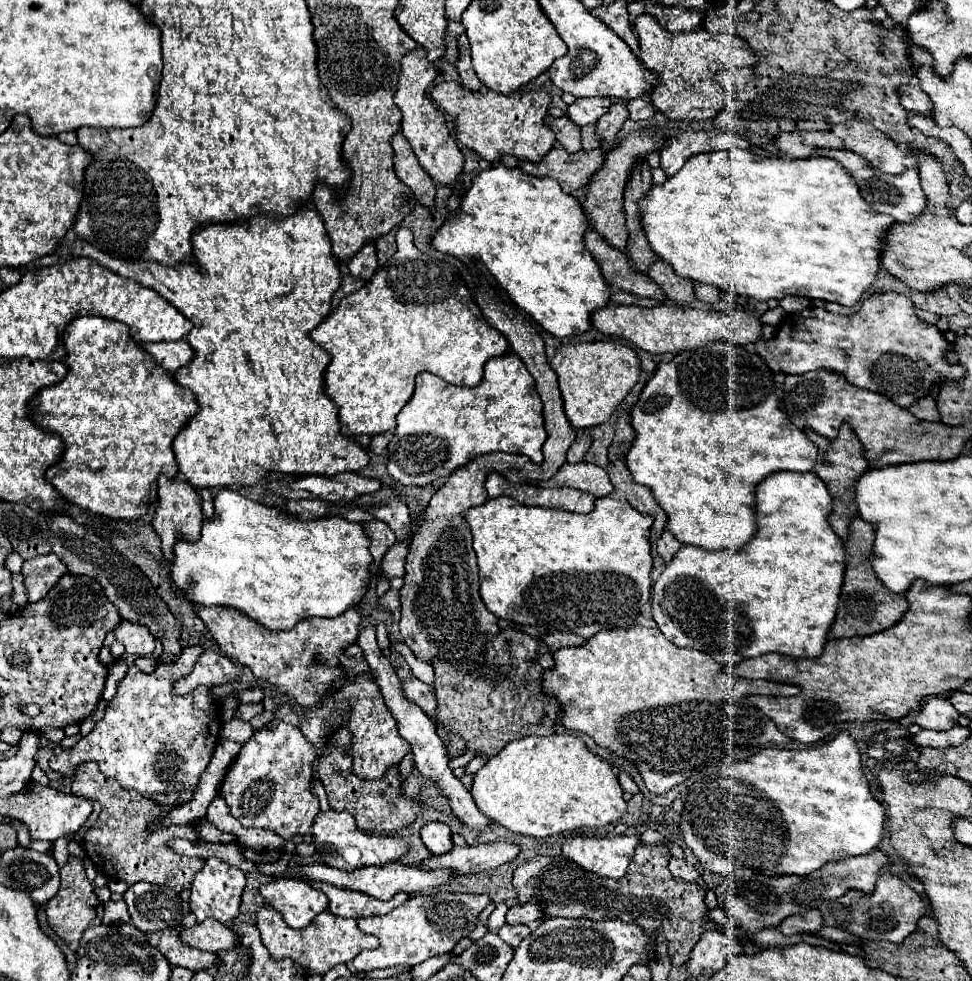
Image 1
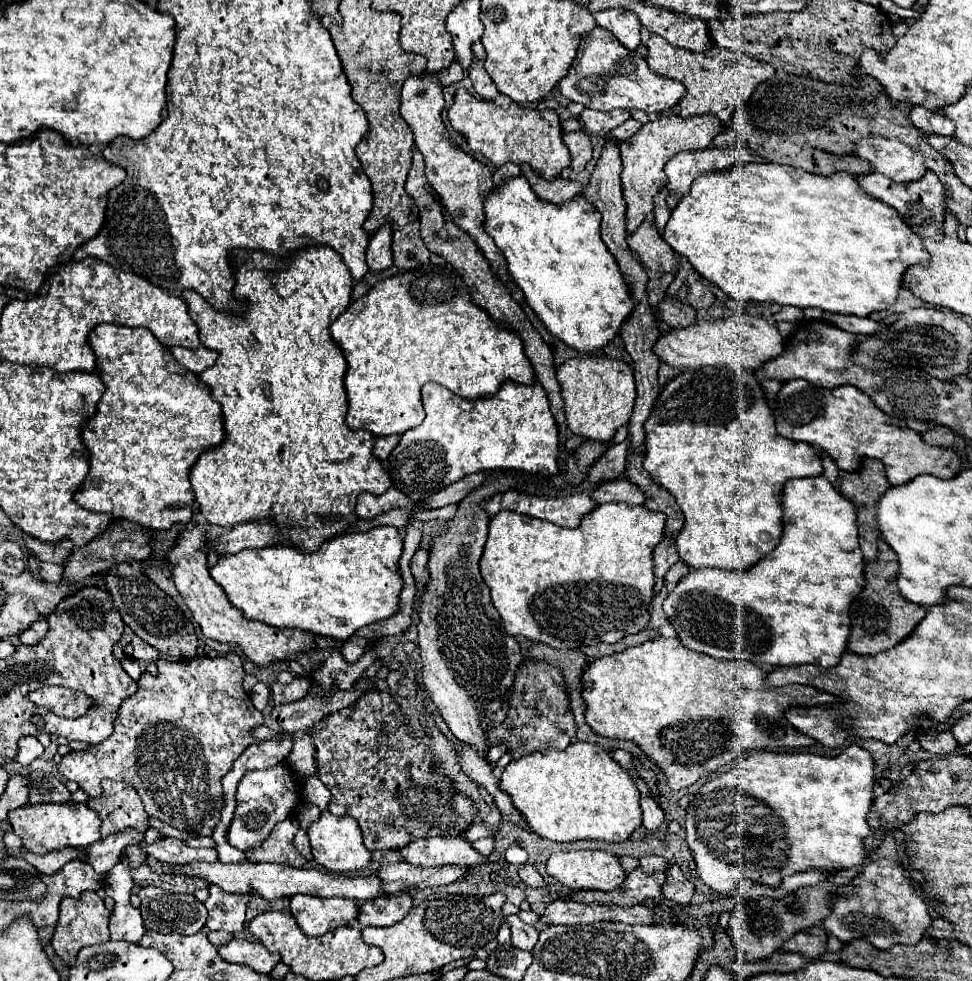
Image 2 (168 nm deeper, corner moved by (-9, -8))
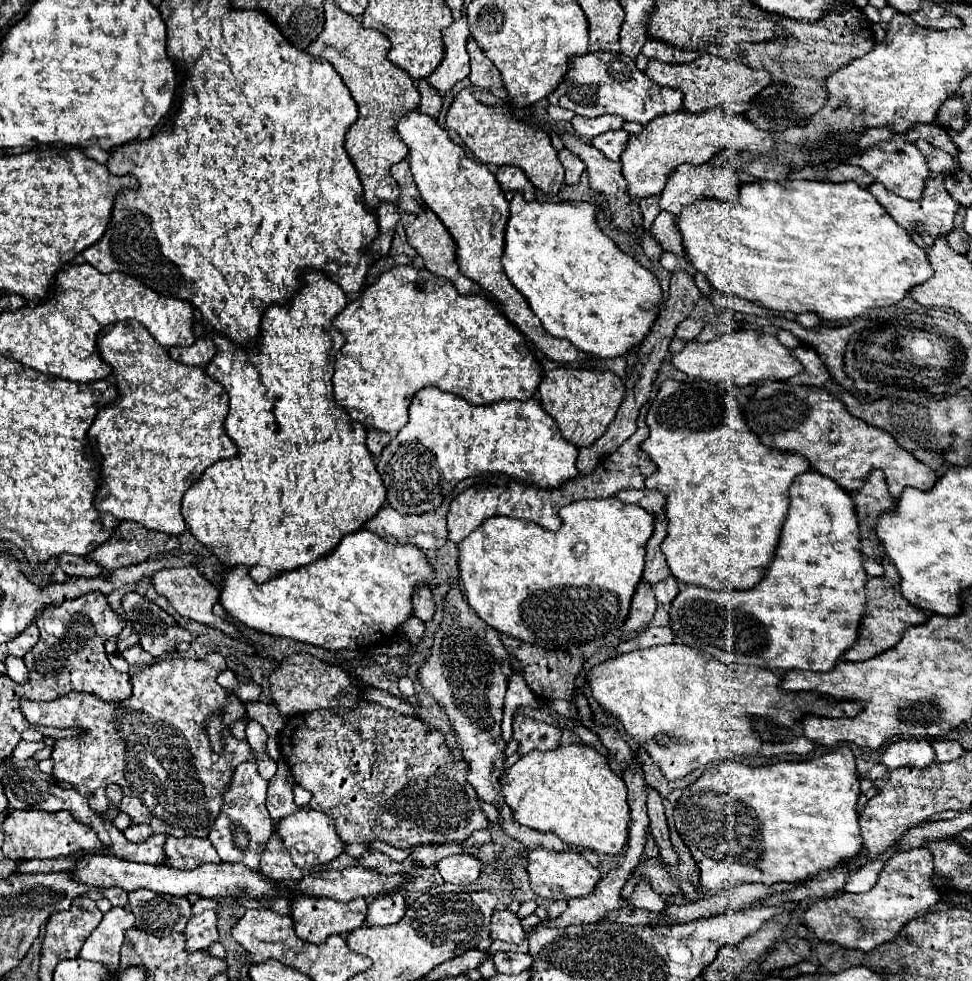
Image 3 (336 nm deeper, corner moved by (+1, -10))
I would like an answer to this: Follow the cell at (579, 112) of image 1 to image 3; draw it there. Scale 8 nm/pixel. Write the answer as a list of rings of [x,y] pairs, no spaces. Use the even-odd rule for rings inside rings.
[[[575,115],[571,119],[571,125],[573,125],[575,133],[581,139],[593,139],[593,137],[605,133],[605,131],[621,129],[623,127],[623,119],[619,119],[617,115],[603,115],[603,117],[595,117],[595,119],[587,119],[587,117]]]

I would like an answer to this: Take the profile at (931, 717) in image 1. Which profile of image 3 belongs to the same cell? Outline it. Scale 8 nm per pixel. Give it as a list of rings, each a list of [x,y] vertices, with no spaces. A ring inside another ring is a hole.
[[[899,739],[891,743],[879,759],[889,771],[899,767],[929,767],[935,761],[935,749],[929,739]]]

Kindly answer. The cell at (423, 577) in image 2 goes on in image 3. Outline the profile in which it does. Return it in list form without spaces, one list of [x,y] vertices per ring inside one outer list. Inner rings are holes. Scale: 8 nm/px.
[[[417,587],[417,591],[413,591],[413,615],[417,615],[423,621],[431,621],[433,609],[435,605],[431,601],[429,587]]]

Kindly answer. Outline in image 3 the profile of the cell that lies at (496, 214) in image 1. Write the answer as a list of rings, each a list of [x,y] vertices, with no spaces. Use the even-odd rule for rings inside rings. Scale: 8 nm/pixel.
[[[517,191],[511,199],[511,213],[509,213],[509,221],[507,221],[507,227],[505,227],[505,251],[503,251],[503,269],[509,277],[509,281],[515,285],[515,289],[527,299],[531,311],[541,319],[543,327],[553,335],[553,337],[561,337],[561,339],[567,339],[571,341],[577,349],[581,349],[583,353],[587,355],[593,355],[593,357],[599,357],[599,359],[605,359],[605,357],[619,357],[619,355],[625,355],[631,347],[635,347],[637,343],[641,343],[645,339],[645,335],[651,331],[651,325],[653,321],[657,319],[657,313],[659,313],[659,301],[661,301],[661,289],[659,289],[659,283],[657,279],[645,269],[641,267],[635,259],[631,259],[629,255],[621,253],[617,249],[617,245],[607,239],[603,235],[603,231],[597,227],[597,221],[595,221],[595,205],[591,203],[583,203],[583,207],[575,205],[575,203],[539,203],[539,201],[525,201],[523,195]]]

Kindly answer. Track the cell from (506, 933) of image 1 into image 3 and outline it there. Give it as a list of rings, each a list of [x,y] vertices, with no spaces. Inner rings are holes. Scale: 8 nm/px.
[[[495,911],[491,917],[491,939],[501,939],[519,945],[525,939],[525,929],[513,911]]]

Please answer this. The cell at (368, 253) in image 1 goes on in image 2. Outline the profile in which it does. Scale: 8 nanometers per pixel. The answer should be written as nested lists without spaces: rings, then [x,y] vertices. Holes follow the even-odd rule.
[[[383,225],[369,241],[367,247],[367,265],[371,271],[381,271],[393,265],[393,251],[391,251],[391,241],[393,241],[393,229],[391,225]]]

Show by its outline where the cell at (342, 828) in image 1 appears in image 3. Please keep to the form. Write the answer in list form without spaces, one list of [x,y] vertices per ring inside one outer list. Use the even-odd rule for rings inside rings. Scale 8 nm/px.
[[[299,809],[293,815],[281,819],[275,825],[275,831],[283,837],[293,863],[301,869],[315,869],[315,867],[327,865],[345,851],[345,843],[341,843],[341,839],[337,837],[333,819],[329,819],[329,815],[313,811],[313,809]]]

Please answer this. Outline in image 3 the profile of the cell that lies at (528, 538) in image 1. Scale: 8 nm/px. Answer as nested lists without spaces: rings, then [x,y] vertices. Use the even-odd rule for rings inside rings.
[[[615,497],[597,499],[597,501],[575,501],[571,505],[565,505],[559,513],[561,513],[561,519],[563,519],[563,525],[561,525],[559,531],[547,531],[547,529],[535,525],[533,521],[521,521],[521,519],[511,519],[511,517],[501,517],[501,515],[489,517],[479,529],[475,529],[459,545],[459,579],[463,583],[467,603],[475,609],[475,613],[489,627],[493,627],[499,633],[505,633],[513,639],[519,639],[523,643],[531,643],[531,645],[537,645],[537,647],[543,647],[543,649],[571,651],[571,649],[579,649],[583,645],[589,645],[589,643],[595,643],[595,641],[607,641],[607,639],[619,637],[623,633],[621,627],[627,621],[631,597],[633,597],[635,587],[637,587],[637,583],[641,581],[641,575],[643,575],[645,543],[649,541],[649,537],[653,533],[653,515],[647,513],[645,509],[637,507],[637,505],[625,505],[623,501],[619,501]]]

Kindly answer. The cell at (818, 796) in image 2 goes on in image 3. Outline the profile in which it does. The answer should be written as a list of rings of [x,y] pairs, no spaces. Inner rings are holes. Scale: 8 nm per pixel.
[[[847,745],[809,760],[777,761],[761,767],[727,761],[717,769],[707,769],[689,791],[681,795],[673,819],[677,833],[701,871],[703,889],[719,891],[725,883],[797,883],[859,853],[859,793],[855,755]]]

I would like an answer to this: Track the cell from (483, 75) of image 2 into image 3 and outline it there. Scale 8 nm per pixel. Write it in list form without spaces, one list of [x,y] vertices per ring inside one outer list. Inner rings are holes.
[[[469,39],[469,43],[467,43],[467,53],[471,57],[471,75],[469,75],[469,81],[471,81],[473,89],[477,89],[477,91],[489,91],[489,93],[499,91],[503,87],[499,71],[483,55],[483,51],[477,47],[477,43],[473,39]]]

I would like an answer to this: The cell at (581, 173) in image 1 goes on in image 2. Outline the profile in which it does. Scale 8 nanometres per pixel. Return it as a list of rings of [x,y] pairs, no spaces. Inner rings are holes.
[[[521,165],[521,173],[523,177],[531,183],[531,189],[537,193],[537,197],[541,201],[549,201],[549,203],[563,203],[571,197],[575,197],[583,187],[575,181],[557,177],[553,181],[547,181],[539,175],[533,175],[533,171],[529,169],[529,165]]]

